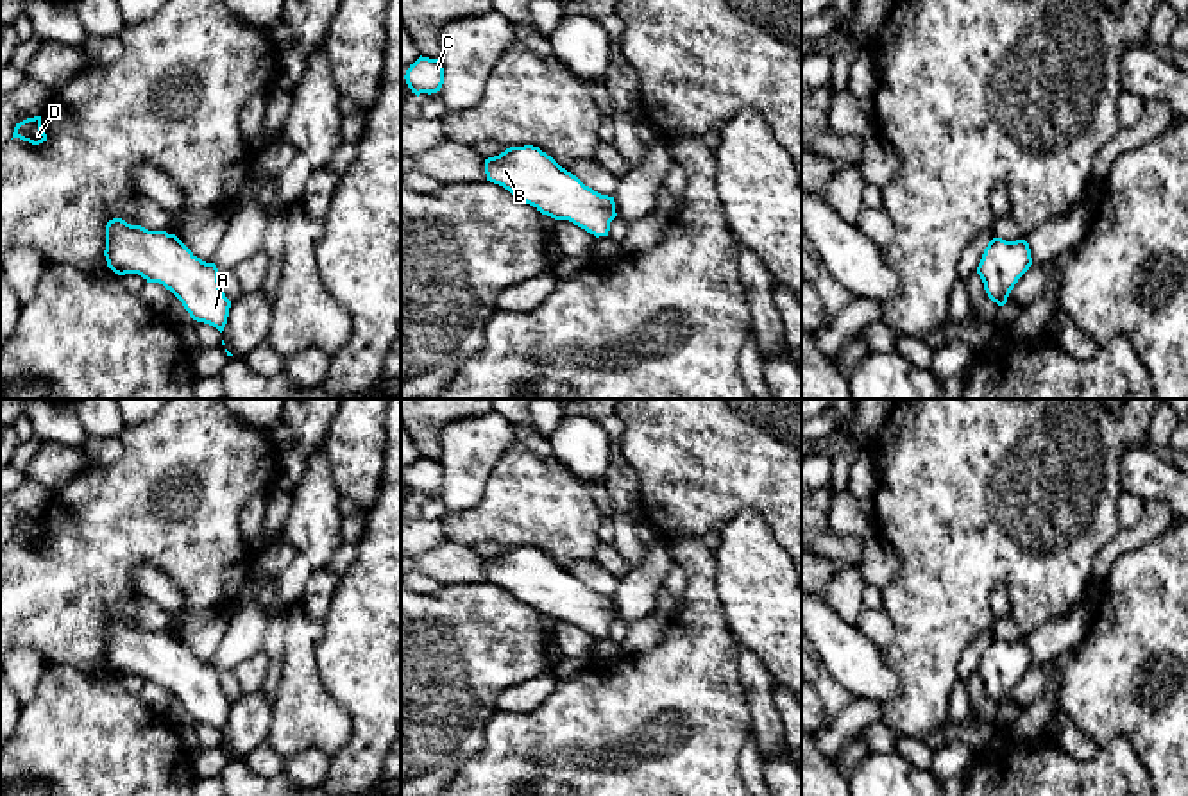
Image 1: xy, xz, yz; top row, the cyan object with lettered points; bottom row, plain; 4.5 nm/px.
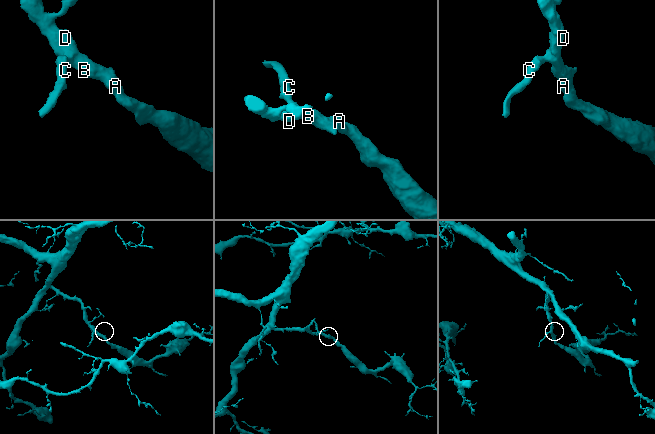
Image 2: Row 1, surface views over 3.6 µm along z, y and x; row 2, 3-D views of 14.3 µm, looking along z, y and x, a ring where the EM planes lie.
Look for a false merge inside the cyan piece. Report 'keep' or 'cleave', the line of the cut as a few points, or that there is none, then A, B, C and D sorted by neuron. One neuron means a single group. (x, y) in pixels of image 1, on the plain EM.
keep; cut none; groups A B C D

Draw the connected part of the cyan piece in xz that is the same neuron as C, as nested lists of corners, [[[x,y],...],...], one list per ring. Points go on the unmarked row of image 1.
[[[419,458],[410,469],[406,470],[406,485],[417,497],[420,494],[437,494],[444,485],[444,469],[440,460]]]

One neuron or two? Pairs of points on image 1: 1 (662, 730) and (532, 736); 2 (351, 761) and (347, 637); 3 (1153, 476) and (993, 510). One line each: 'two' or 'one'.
1: one
2: one
3: two

